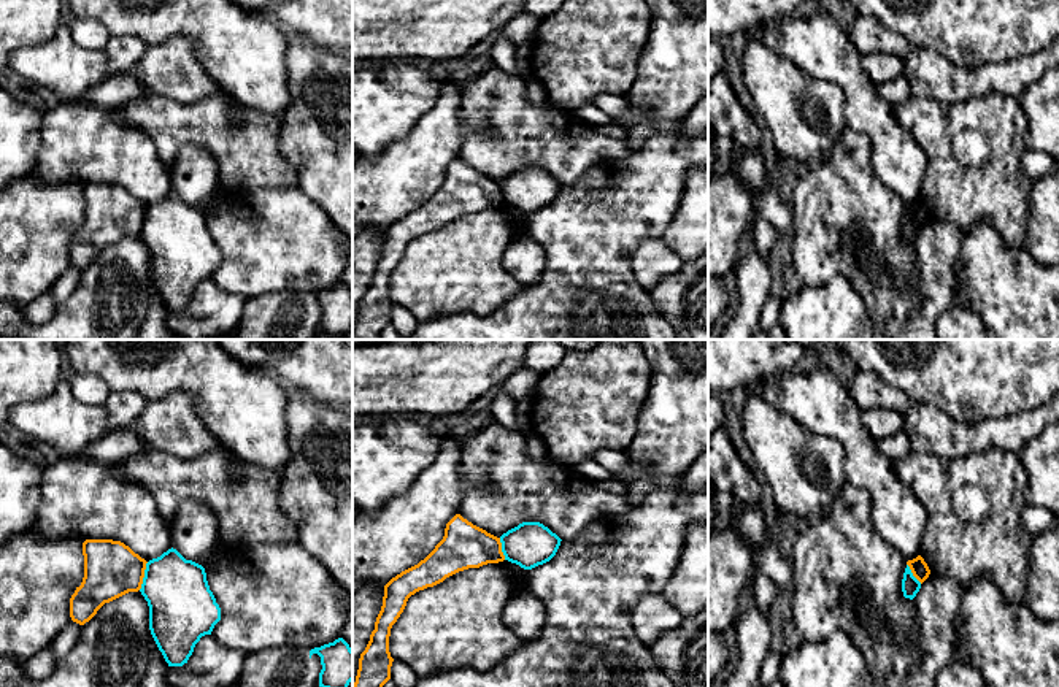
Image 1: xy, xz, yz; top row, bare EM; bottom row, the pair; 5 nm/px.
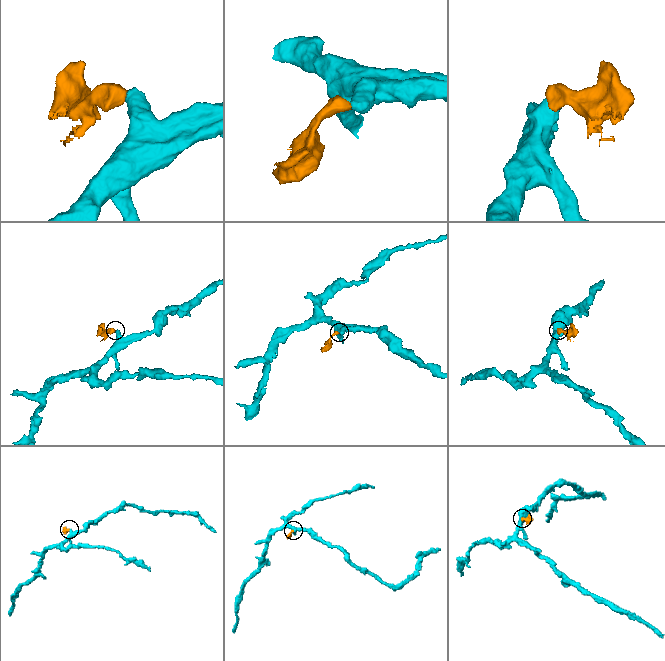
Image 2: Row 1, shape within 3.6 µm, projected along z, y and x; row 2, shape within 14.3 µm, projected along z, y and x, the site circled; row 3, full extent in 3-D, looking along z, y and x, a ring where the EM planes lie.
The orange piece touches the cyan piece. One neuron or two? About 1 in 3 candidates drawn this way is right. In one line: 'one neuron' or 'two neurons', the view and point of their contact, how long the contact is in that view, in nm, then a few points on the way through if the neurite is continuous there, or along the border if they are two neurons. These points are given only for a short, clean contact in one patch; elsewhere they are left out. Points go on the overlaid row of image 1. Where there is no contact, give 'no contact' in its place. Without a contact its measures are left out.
two neurons; meets orange in xy at (143, 576); contact 150 nm long; border along xy (148, 562), (138, 589)

